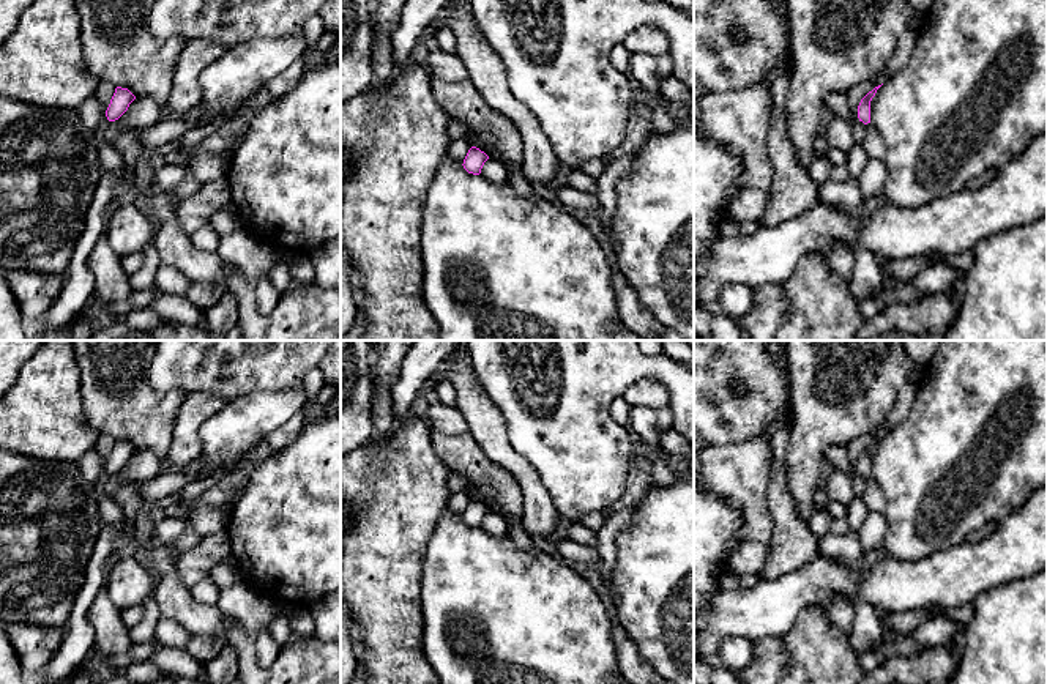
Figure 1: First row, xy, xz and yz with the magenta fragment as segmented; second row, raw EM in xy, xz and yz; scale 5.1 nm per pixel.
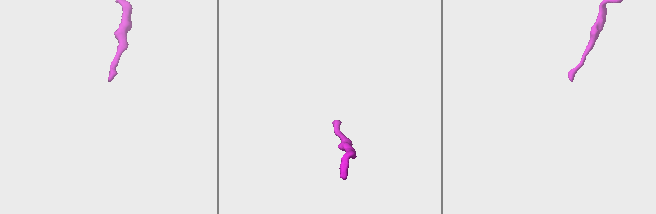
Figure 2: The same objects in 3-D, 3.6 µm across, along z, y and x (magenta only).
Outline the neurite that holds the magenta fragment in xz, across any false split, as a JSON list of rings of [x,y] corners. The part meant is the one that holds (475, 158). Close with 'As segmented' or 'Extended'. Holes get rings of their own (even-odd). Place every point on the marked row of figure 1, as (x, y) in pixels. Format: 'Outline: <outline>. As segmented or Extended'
Outline: [[[471,147],[464,159],[464,169],[468,173],[479,175],[489,156],[476,147]]]. As segmented

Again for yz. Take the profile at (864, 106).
Outline: [[[881,85],[875,87],[872,91],[869,91],[859,102],[858,106],[858,118],[859,121],[863,121],[864,125],[870,123],[870,101],[875,96],[877,90]]]. As segmented

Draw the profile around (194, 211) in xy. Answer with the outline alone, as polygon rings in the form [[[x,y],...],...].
[[[227,177],[203,183],[197,192],[181,200],[177,206],[177,221],[181,230],[191,236],[210,222],[214,211],[232,203]]]

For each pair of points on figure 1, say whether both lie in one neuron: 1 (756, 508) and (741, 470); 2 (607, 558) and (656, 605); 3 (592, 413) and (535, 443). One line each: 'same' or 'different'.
1: same
2: different
3: same

